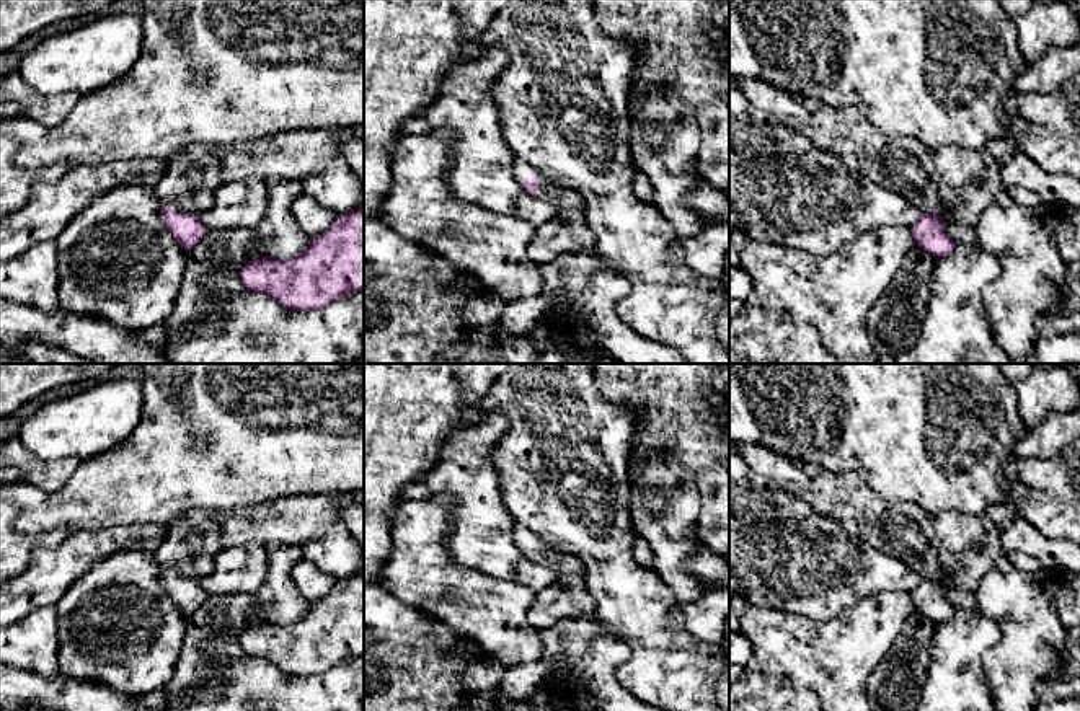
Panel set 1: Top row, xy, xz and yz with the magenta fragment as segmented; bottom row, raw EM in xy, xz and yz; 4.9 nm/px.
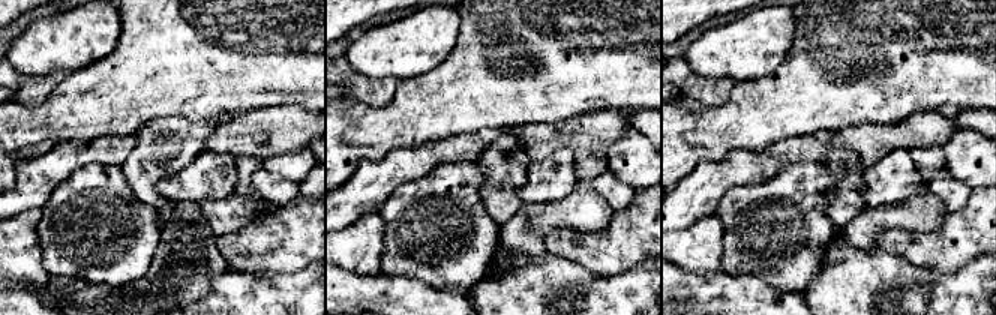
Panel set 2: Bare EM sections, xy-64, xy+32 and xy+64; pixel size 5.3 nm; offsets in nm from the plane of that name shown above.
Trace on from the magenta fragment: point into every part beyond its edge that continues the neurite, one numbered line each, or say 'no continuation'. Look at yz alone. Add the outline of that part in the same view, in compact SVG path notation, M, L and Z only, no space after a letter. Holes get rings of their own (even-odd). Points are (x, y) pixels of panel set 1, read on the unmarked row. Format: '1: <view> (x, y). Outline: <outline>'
1: yz (904, 530). Outline: M731 444L744 461L759 475L770 478L790 496L801 499L811 512L837 522L850 537L860 538L912 567L920 579L936 579L940 571L940 540L932 517L914 502L892 502L876 492L861 470L834 473L825 468L786 458L760 444Z

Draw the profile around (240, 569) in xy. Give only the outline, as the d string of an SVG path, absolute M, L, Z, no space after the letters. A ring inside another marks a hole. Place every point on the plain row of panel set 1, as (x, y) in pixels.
M263 541L222 548L209 572L196 579L209 594L255 594L268 577L268 550Z

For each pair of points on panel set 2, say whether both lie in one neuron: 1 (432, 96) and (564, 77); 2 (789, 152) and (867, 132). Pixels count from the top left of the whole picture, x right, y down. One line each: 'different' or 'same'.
1: same
2: different

